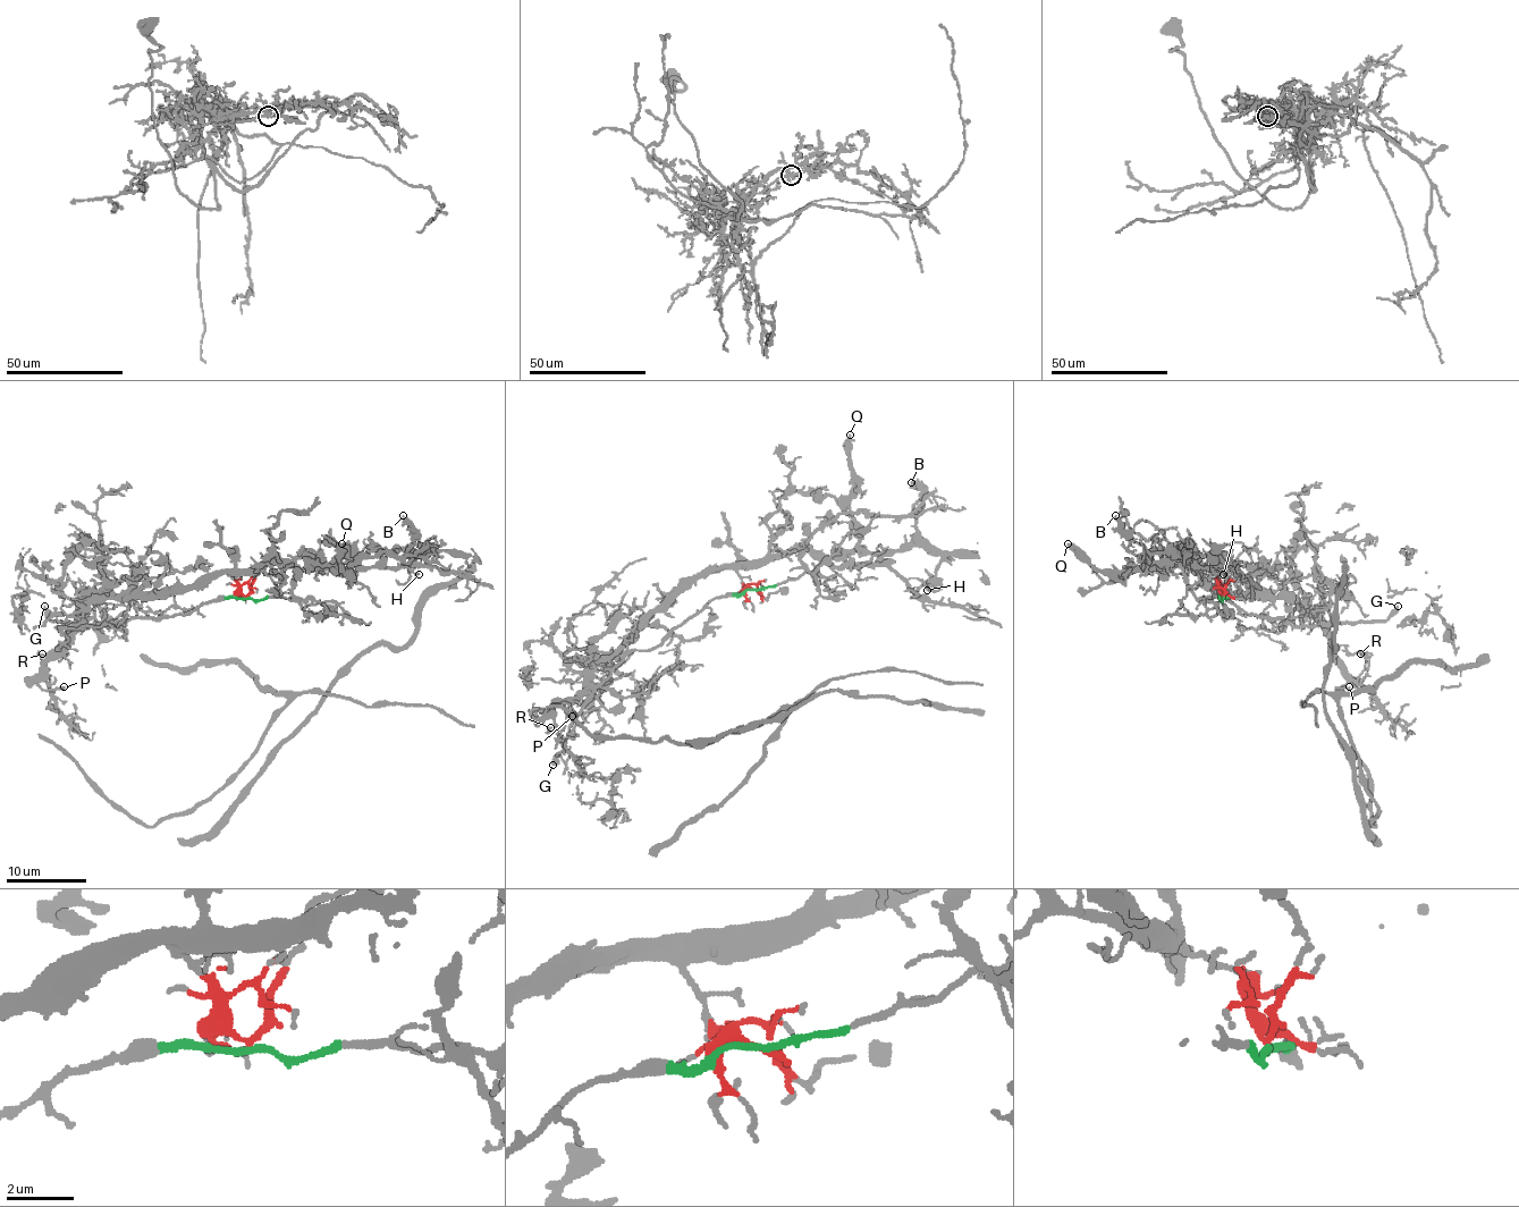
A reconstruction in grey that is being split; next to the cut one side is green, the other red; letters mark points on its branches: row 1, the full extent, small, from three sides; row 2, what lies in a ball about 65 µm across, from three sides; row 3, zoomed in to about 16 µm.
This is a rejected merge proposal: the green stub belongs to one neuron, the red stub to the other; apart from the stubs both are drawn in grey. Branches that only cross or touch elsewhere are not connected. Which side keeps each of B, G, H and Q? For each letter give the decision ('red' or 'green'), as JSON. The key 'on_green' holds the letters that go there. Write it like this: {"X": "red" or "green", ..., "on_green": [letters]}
{"B": "red", "G": "green", "H": "red", "Q": "red", "on_green": ["G"]}

